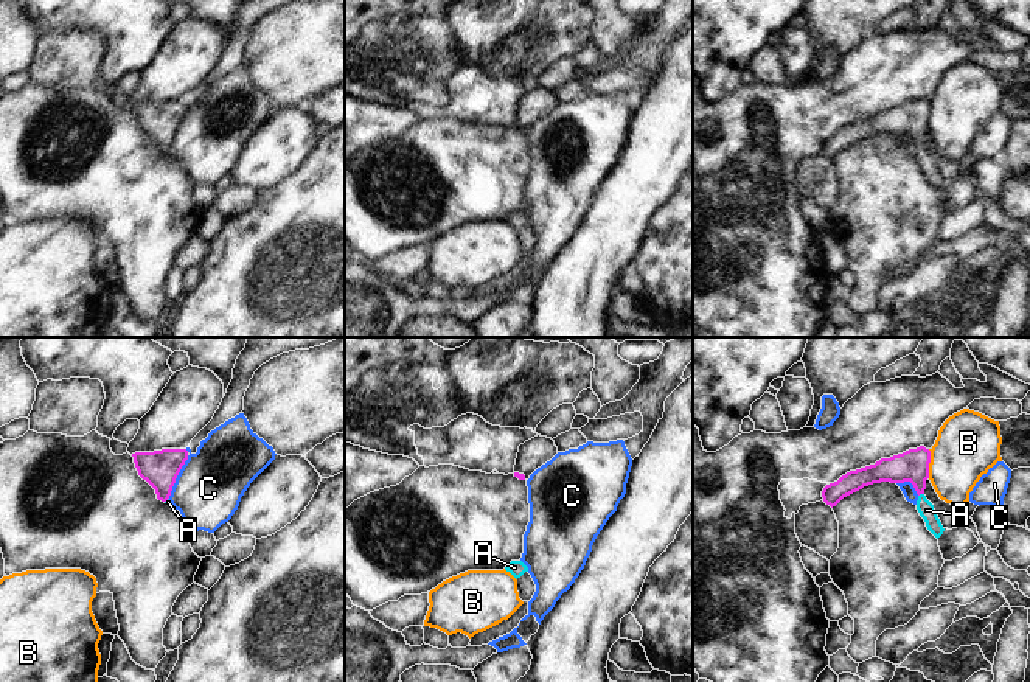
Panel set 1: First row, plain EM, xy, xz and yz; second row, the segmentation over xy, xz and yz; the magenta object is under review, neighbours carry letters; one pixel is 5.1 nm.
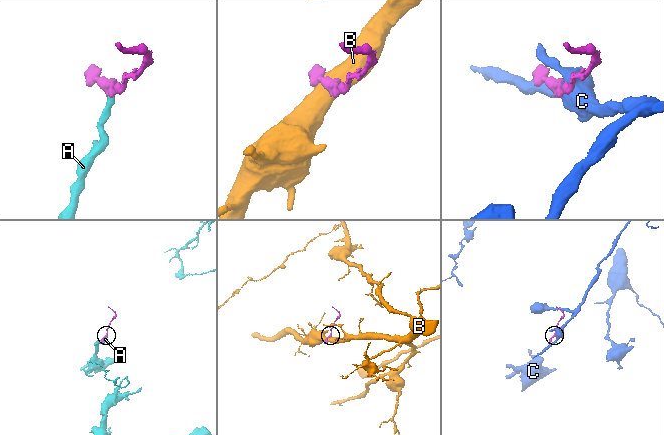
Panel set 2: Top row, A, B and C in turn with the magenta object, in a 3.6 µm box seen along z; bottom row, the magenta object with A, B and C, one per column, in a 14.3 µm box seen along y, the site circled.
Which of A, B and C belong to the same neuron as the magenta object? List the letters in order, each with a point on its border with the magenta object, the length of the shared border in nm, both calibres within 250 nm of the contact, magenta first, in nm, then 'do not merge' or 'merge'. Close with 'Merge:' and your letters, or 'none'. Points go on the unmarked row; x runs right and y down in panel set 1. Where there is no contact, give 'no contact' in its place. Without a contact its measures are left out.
A: contact yz (920, 145); length 40 nm; calibres 160 and 80 nm; merge
B: contact yz (929, 114); length 150 nm; calibres 160 and 320 nm; do not merge
C: contact xy (176, 129); length 240 nm; calibres 190 and 340 nm; do not merge
Merge: A

